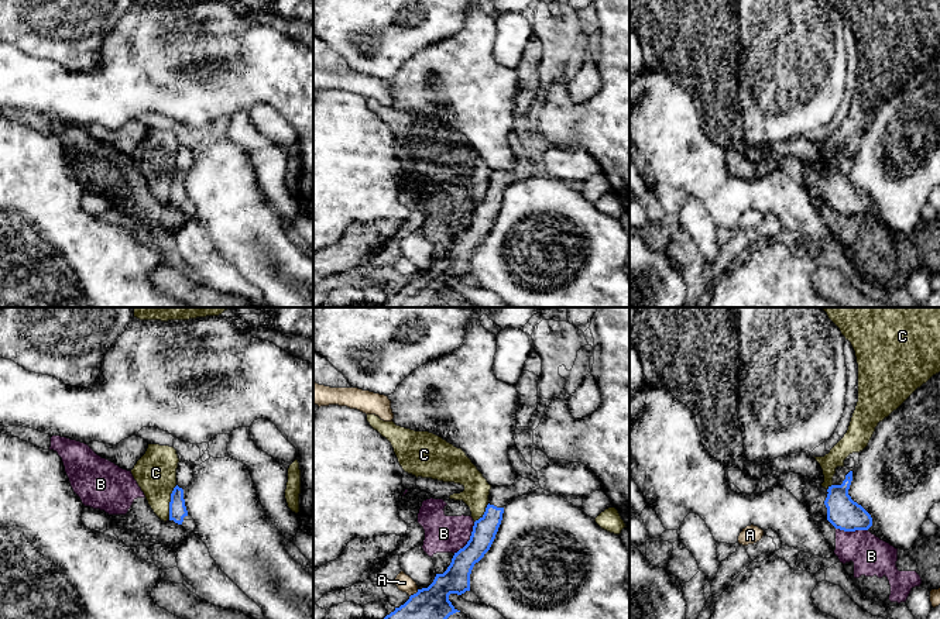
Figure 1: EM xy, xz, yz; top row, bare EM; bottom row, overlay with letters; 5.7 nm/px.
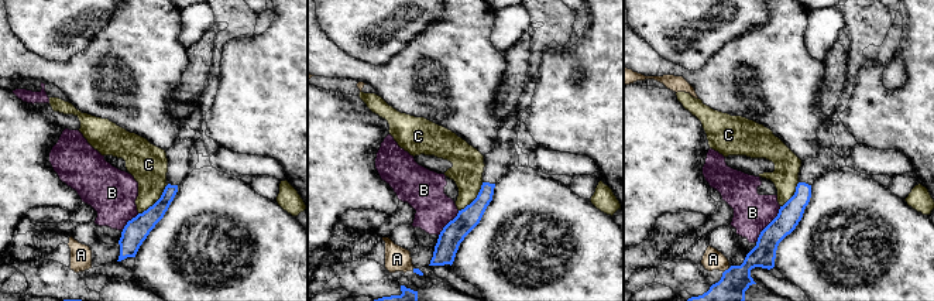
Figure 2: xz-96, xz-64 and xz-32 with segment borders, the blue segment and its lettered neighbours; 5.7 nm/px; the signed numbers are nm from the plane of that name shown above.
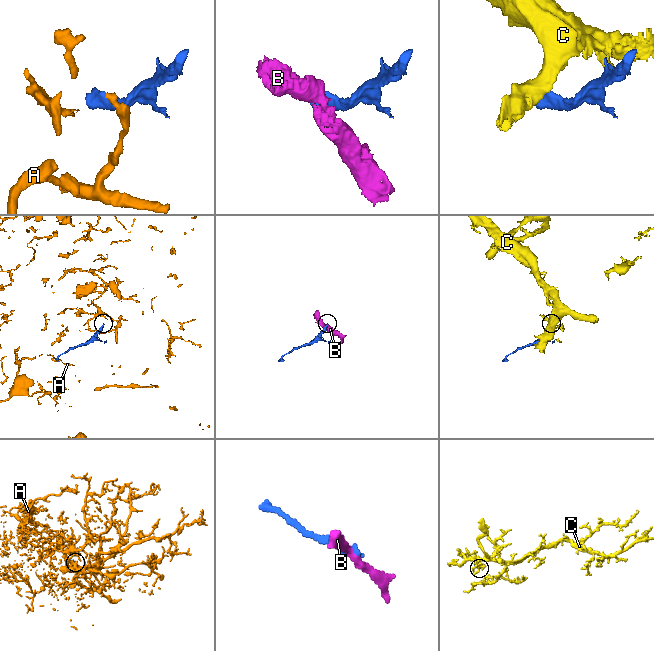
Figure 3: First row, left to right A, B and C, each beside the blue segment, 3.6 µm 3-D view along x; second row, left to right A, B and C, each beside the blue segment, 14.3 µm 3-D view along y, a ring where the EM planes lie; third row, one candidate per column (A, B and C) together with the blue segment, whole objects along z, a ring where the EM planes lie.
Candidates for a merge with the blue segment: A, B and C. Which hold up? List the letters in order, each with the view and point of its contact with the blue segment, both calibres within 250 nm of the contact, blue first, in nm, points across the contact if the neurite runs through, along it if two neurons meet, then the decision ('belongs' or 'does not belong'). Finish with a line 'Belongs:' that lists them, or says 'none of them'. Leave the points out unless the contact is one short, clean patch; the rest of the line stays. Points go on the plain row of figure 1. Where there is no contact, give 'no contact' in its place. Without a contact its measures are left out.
A: xz (414, 278) | 280/90 nm | along xz (418, 274), (410, 281) | does not belong
B: xz (470, 223) | 160/220 nm | does not belong
C: xy (170, 186) | 100/240 nm | along xy (177, 169), (171, 178), (168, 203) | does not belong
Belongs: none of them

